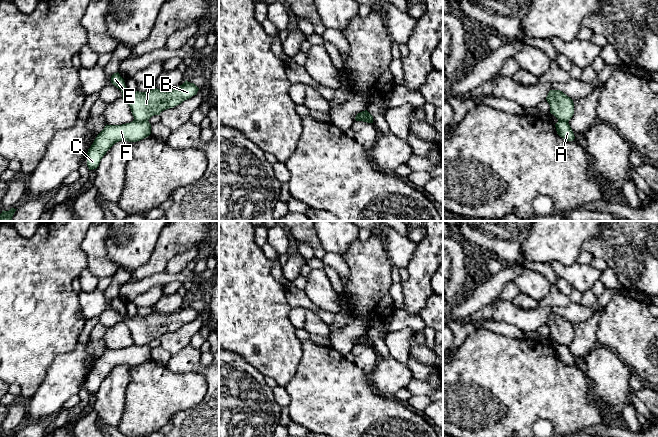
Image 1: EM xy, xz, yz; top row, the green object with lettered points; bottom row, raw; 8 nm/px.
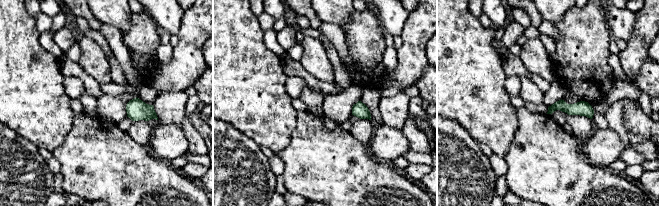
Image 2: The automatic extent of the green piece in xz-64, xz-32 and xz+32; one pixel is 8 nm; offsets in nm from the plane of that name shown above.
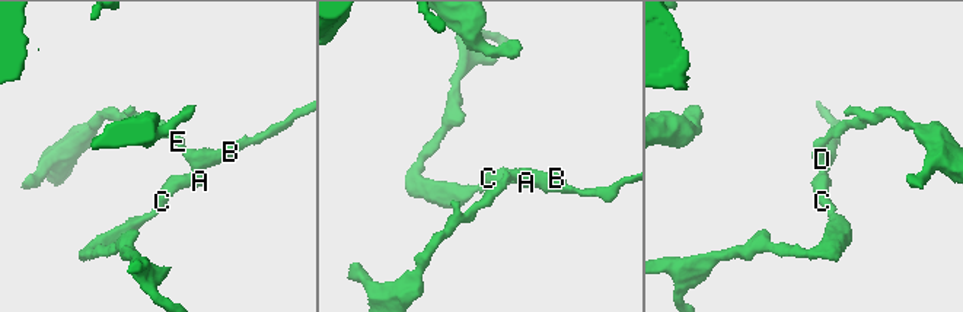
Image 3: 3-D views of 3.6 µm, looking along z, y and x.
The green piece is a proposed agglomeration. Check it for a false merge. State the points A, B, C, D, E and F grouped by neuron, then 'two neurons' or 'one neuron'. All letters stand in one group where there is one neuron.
A C F / B D E | two neurons

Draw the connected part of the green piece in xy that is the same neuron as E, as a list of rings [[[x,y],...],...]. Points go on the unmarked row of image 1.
[[[118,296],[111,300],[111,307],[121,314],[122,323],[130,330],[134,344],[140,346],[148,345],[152,340],[160,339],[162,335],[181,328],[196,319],[199,314],[194,307],[186,304],[171,314],[154,312],[146,316],[130,317],[124,305]]]

